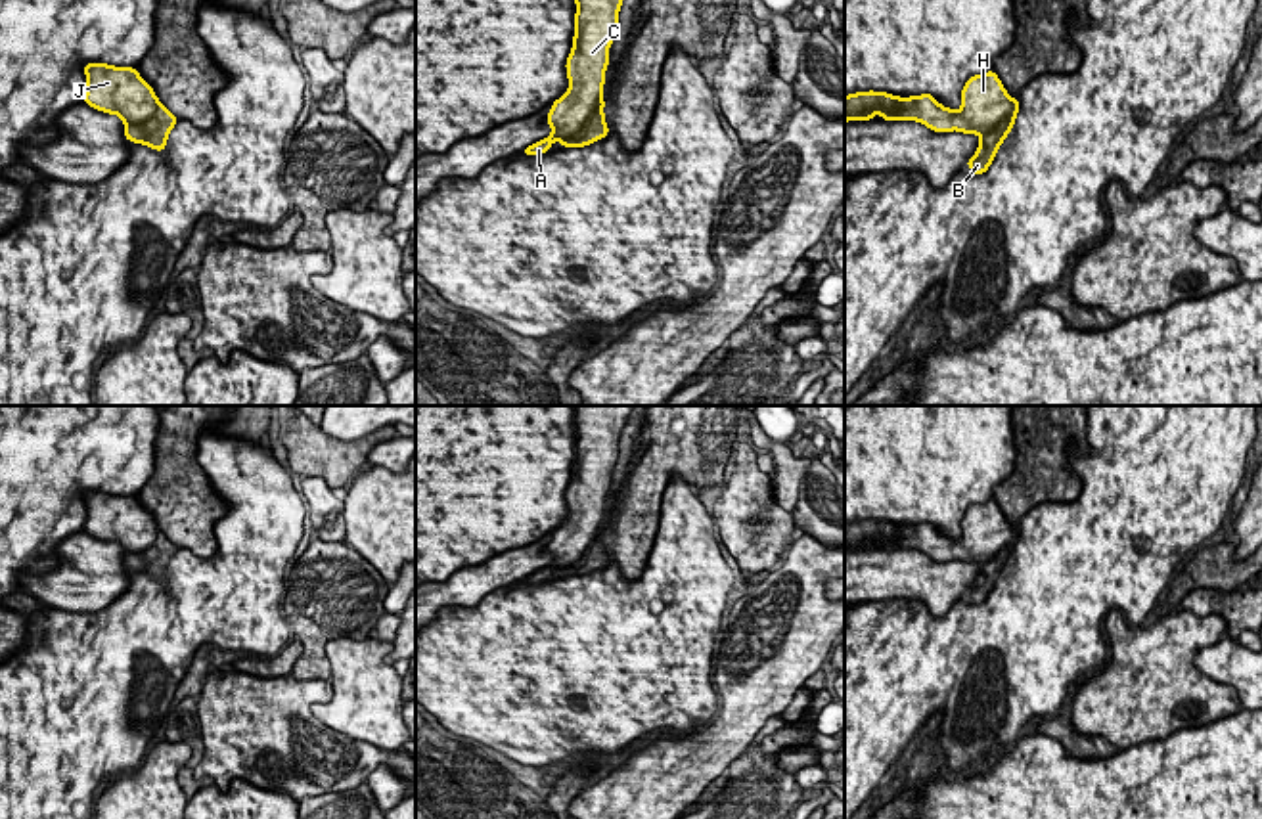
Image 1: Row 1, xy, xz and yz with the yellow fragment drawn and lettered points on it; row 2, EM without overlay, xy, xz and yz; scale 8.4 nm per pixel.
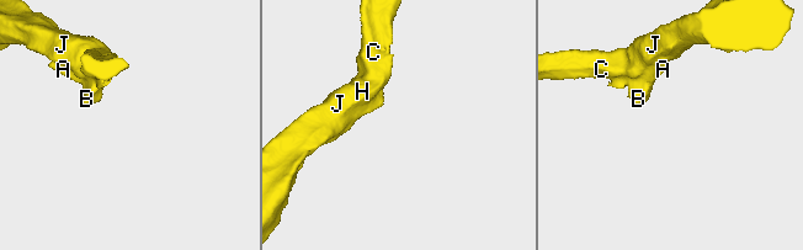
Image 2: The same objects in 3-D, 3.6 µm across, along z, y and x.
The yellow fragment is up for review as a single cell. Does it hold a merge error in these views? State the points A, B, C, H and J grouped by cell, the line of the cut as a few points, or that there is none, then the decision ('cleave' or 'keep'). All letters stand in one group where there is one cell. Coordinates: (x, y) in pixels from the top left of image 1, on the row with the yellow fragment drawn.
A B / C H J; cut in xz along (600, 94), (577, 131), (565, 136), (550, 136); cleave

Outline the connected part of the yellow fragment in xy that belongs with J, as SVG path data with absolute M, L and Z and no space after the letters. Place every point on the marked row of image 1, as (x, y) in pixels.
M86 63L84 103L119 115L128 122L144 122L155 113L155 92L134 67L113 67L105 63Z

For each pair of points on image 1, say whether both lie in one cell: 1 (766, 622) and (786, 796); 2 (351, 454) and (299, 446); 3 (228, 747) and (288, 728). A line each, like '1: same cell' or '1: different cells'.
1: different cells
2: same cell
3: same cell

